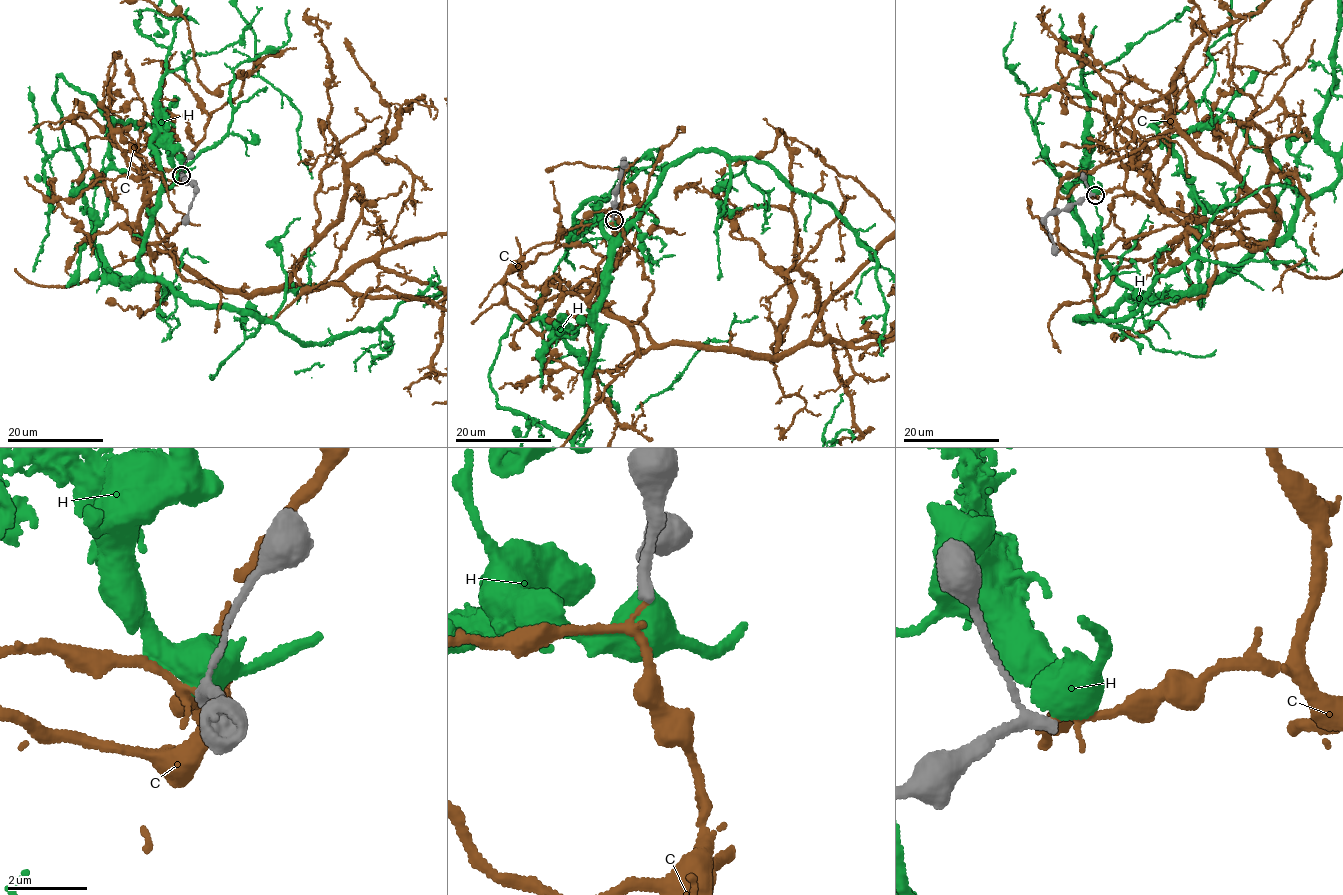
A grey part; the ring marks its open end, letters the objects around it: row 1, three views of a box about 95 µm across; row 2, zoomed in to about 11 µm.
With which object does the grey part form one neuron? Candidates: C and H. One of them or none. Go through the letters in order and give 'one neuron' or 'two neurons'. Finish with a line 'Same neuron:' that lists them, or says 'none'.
C: two neurons
H: two neurons
Same neuron: none

